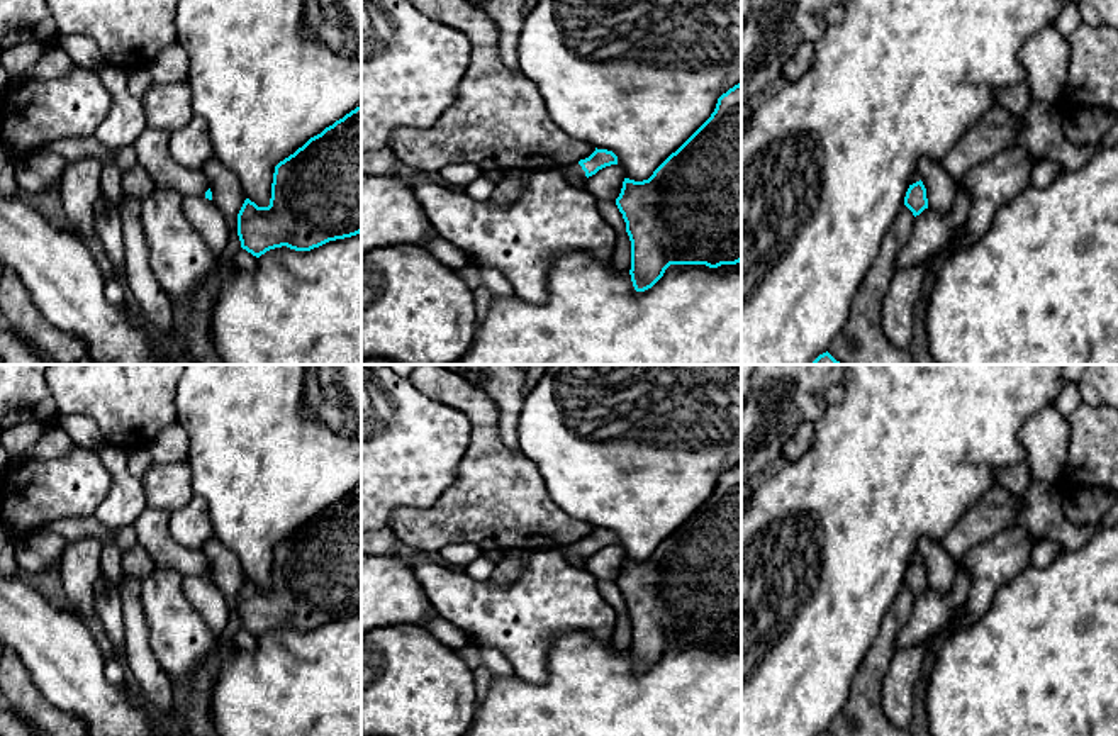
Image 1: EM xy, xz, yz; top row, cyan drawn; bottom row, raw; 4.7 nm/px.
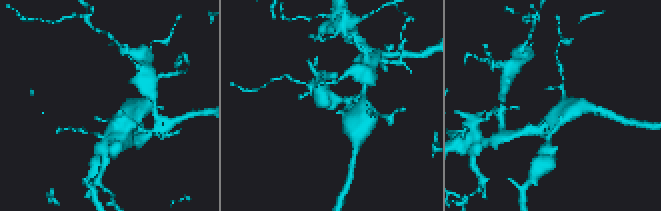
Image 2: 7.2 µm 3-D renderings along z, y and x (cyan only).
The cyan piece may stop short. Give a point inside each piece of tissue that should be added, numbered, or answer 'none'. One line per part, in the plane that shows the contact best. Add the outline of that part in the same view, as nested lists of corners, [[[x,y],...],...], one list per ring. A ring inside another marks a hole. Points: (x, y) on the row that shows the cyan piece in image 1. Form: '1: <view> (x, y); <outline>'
1: xz (570, 170); [[[579,163],[575,164],[567,164],[567,166],[560,166],[558,171],[565,176],[585,176],[585,171],[582,170],[582,166]]]

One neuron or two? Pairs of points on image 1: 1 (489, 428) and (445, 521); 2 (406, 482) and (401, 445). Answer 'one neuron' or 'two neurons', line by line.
1: one neuron
2: one neuron

